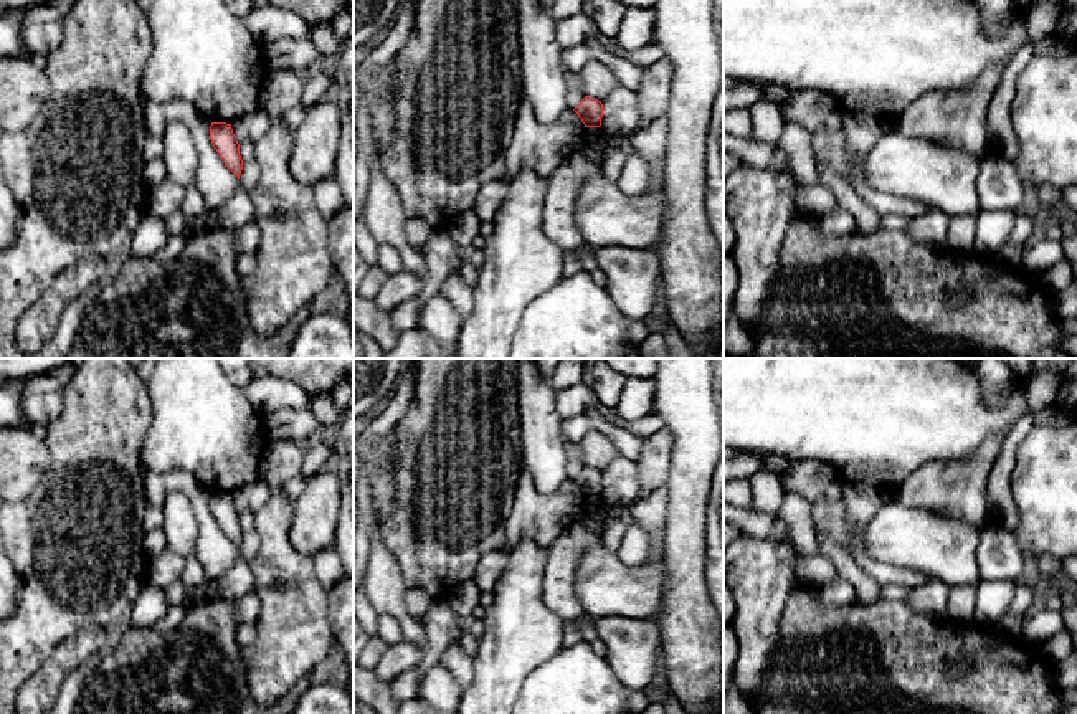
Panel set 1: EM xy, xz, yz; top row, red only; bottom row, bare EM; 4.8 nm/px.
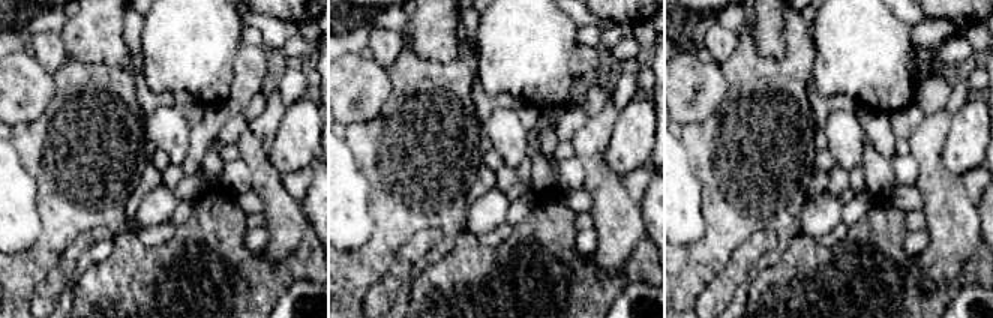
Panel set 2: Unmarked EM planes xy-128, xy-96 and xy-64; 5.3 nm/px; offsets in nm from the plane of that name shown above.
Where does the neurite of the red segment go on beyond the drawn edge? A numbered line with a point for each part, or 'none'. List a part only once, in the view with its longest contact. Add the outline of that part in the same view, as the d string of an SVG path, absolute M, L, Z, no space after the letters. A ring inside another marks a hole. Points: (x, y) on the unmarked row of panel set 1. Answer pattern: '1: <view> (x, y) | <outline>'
none

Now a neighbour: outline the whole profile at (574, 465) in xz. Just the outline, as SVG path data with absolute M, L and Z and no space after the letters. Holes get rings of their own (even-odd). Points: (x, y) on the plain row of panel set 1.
M565 441L565 451L567 451L567 474L568 479L575 479L580 471L585 468L580 461L580 455L578 455L578 445L572 445L570 441Z

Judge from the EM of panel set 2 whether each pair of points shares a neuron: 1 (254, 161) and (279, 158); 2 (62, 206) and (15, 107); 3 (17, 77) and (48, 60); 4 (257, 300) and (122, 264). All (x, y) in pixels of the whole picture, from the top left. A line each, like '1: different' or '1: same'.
1: different
2: different
3: different
4: same

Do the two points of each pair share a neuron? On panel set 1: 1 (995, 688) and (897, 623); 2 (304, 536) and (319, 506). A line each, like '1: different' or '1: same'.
1: same
2: same

